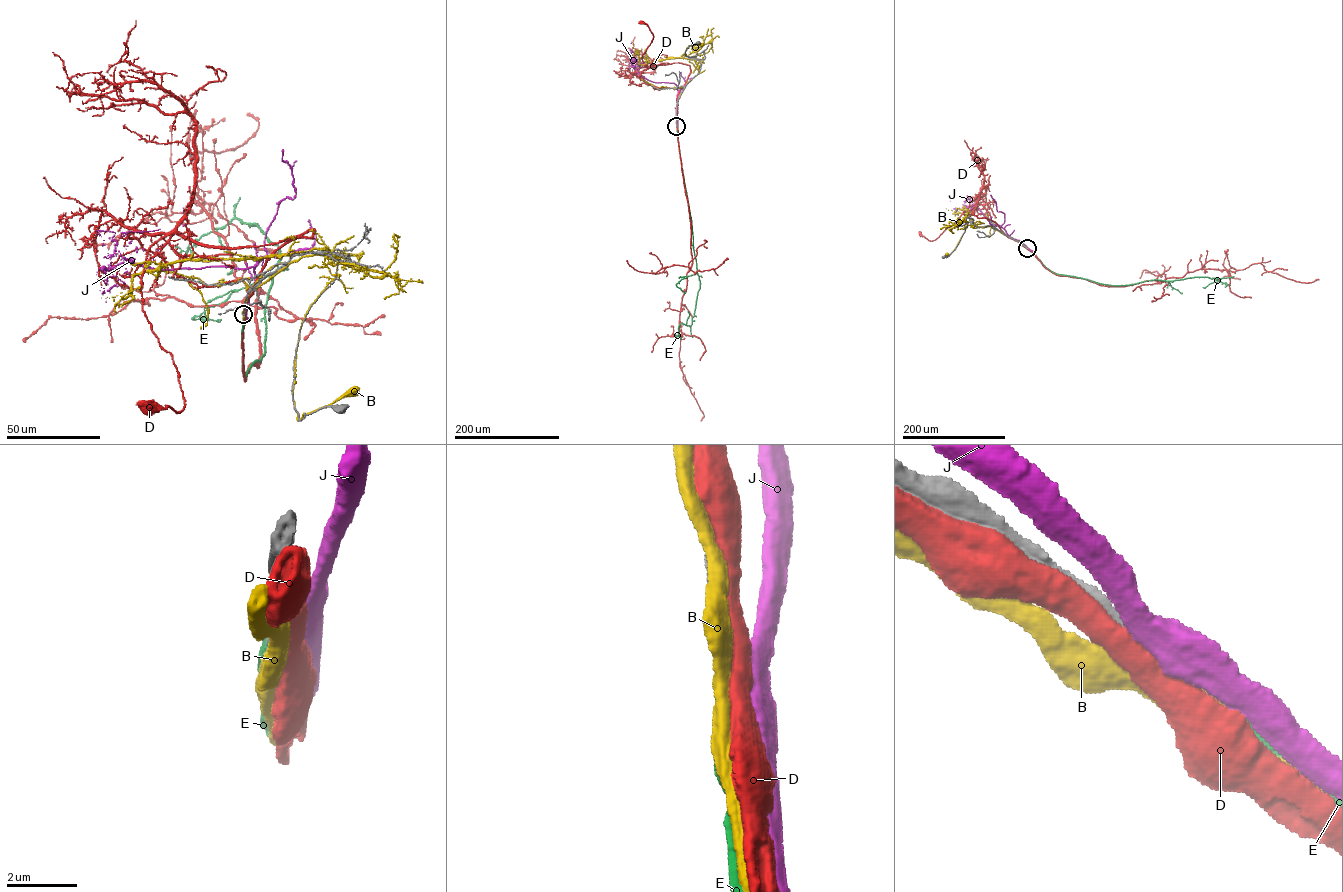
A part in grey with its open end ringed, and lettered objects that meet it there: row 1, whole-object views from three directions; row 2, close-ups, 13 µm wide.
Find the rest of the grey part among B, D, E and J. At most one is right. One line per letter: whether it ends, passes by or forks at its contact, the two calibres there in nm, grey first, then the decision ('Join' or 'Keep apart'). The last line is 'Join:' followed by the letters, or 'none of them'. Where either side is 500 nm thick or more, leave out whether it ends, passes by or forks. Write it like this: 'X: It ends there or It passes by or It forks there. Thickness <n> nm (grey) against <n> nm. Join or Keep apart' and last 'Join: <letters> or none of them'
B: Thickness 650 nm (grey) against 500 nm. Keep apart
D: Thickness 480 nm (grey) against 600 nm. Keep apart
E: Thickness 600 nm (grey) against 480 nm. Join
J: Thickness 600 nm (grey) against 700 nm. Keep apart
Join: E

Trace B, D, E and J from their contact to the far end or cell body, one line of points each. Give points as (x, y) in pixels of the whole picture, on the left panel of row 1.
B: (243, 315), (248, 293), (303, 257), (353, 267), (337, 254), (336, 274), (299, 330), (298, 420), (355, 392)
D: (244, 313), (267, 258), (313, 229), (245, 247), (176, 233), (152, 245), (142, 311), (185, 404), (147, 406)
E: (243, 314), (245, 376), (265, 351), (264, 312), (280, 258), (257, 224), (232, 219), (187, 250), (176, 247)
J: (244, 314), (260, 257), (247, 268), (156, 270), (113, 255), (108, 270), (102, 270), (103, 288), (110, 264)

